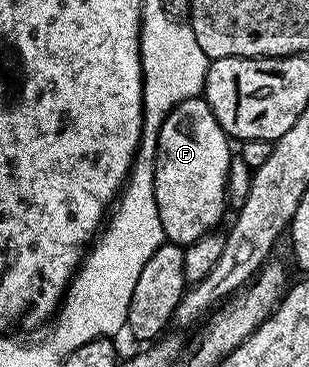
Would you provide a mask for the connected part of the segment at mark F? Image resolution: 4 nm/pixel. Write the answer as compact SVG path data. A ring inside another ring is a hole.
M200 96L190 98L173 112L161 124L161 132L157 136L157 176L155 191L157 192L157 212L161 212L161 228L166 241L182 247L197 241L201 236L212 233L215 226L223 218L223 209L227 206L227 173L231 170L231 146L227 133L217 124L207 99Z

